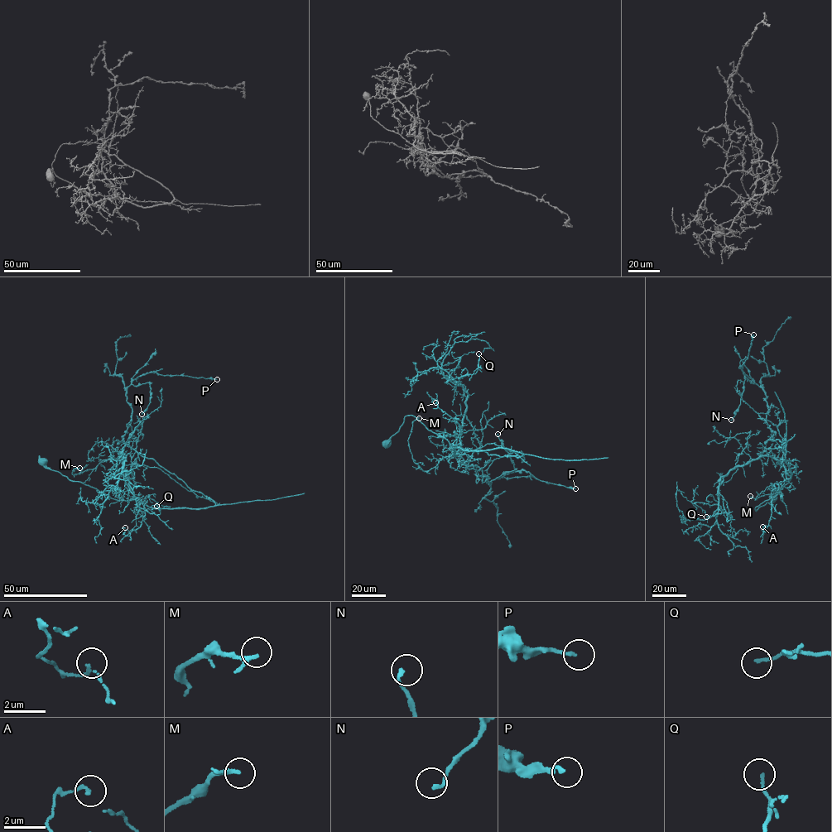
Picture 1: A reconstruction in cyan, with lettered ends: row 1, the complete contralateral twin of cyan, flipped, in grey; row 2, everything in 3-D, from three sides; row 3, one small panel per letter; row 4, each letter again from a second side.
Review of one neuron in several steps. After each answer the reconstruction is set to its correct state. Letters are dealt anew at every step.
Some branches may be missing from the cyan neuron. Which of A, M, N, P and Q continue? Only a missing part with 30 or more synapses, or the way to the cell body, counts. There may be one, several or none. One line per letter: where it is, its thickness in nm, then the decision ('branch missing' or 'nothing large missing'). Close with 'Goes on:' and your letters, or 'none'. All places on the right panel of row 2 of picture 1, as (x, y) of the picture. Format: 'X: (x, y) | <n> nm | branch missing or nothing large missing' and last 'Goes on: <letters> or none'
A: (762, 526) | 110 nm | nothing large missing
M: (750, 496) | 160 nm | nothing large missing
N: (731, 420) | 160 nm | nothing large missing
P: (753, 334) | 170 nm | nothing large missing
Q: (706, 516) | 130 nm | nothing large missing
Goes on: none

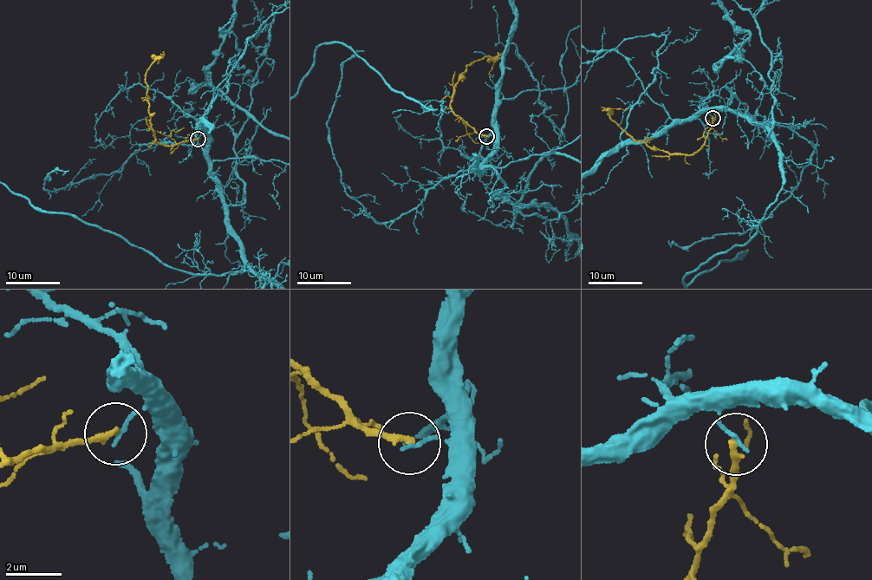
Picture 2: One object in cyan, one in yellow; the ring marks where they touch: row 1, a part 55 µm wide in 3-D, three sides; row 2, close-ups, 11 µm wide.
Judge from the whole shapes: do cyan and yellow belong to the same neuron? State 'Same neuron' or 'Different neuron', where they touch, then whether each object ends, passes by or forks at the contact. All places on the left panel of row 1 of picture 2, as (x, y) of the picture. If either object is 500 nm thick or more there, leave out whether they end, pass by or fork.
Different neuron. Place: (198, 139). At the ring cyan ends. At the ring yellow ends

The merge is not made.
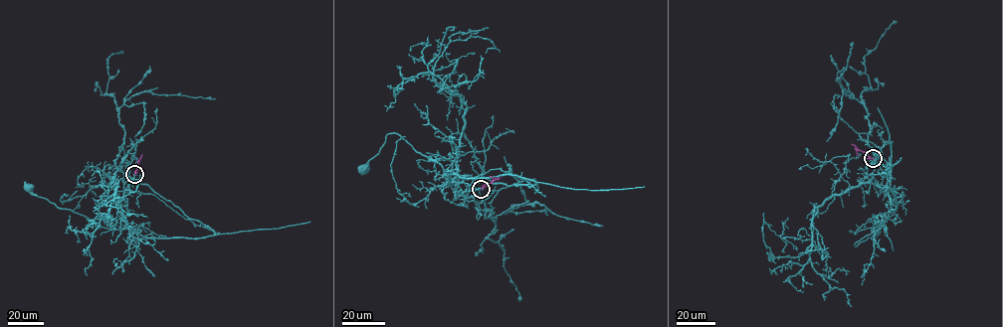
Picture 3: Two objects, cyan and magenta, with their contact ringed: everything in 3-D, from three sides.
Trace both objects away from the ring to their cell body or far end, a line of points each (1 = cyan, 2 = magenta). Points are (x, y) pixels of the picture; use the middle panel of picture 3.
1: (481, 189), (460, 193), (458, 185), (449, 182), (443, 167), (396, 133), (387, 135), (379, 152), (363, 169)
2: (481, 189), (496, 179), (490, 176)

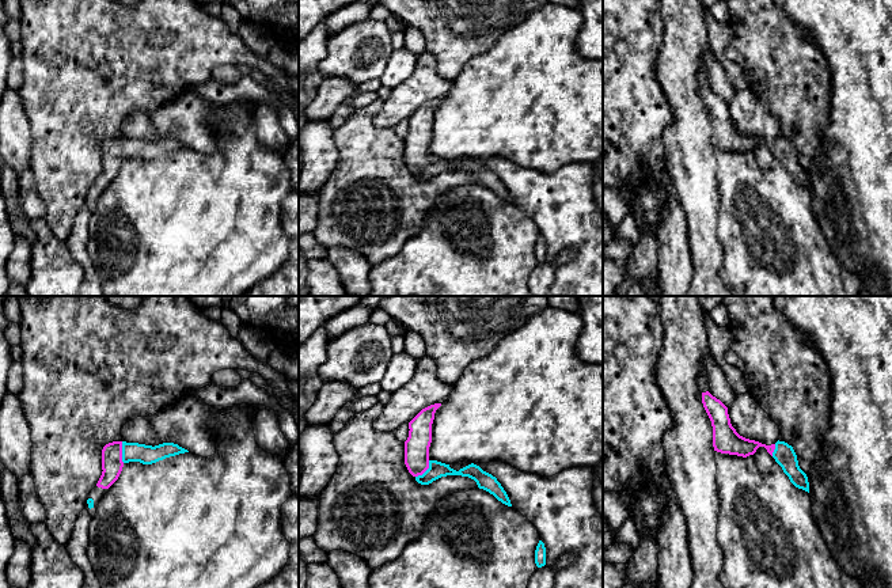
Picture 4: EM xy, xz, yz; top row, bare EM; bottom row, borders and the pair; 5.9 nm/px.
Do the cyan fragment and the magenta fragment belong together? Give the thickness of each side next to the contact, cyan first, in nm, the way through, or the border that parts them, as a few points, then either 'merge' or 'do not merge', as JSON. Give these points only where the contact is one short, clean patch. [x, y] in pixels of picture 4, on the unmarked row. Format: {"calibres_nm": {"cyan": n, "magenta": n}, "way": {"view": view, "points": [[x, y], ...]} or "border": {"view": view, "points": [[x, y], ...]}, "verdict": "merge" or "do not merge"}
{"calibres_nm": {"cyan": 110, "magenta": 130}, "way": {"view": "xy", "points": [[144, 150], [122, 148], [112, 150]]}, "verdict": "merge"}

